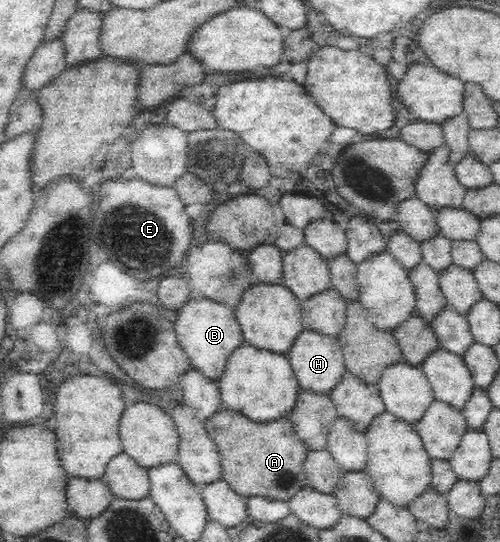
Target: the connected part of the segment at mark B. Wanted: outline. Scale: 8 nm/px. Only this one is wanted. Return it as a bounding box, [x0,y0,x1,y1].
[174,295,245,381]

